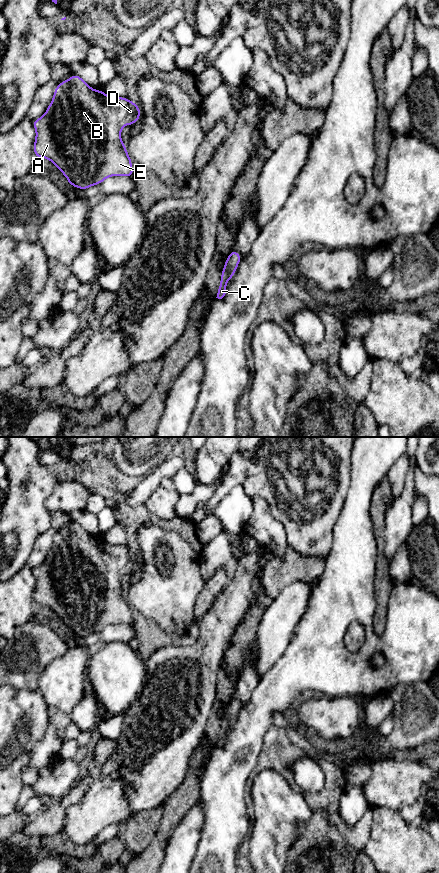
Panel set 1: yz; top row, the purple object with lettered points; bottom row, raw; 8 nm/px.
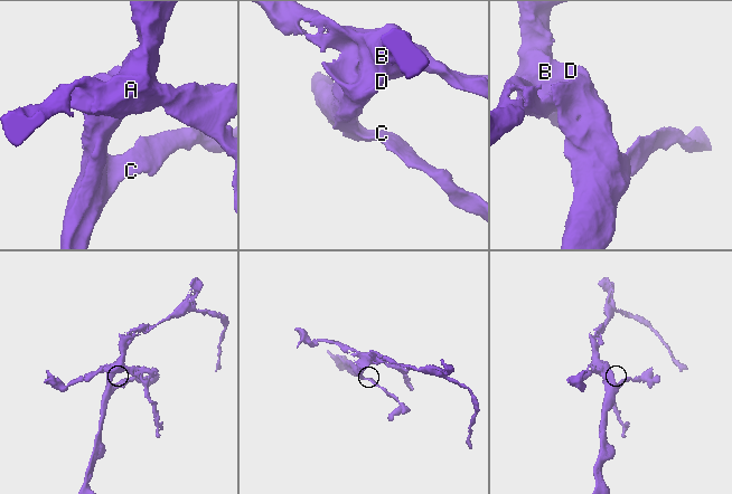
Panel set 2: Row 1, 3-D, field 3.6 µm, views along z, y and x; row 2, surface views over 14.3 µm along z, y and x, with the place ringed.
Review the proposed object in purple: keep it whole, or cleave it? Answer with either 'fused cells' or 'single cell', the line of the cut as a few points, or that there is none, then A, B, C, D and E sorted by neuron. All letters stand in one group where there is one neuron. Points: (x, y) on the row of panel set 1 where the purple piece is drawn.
single cell; cut none; groups A B C D E

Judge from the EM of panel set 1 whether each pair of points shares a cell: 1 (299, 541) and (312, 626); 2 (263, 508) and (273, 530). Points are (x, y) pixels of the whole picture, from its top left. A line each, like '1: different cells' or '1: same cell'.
1: different cells
2: same cell

